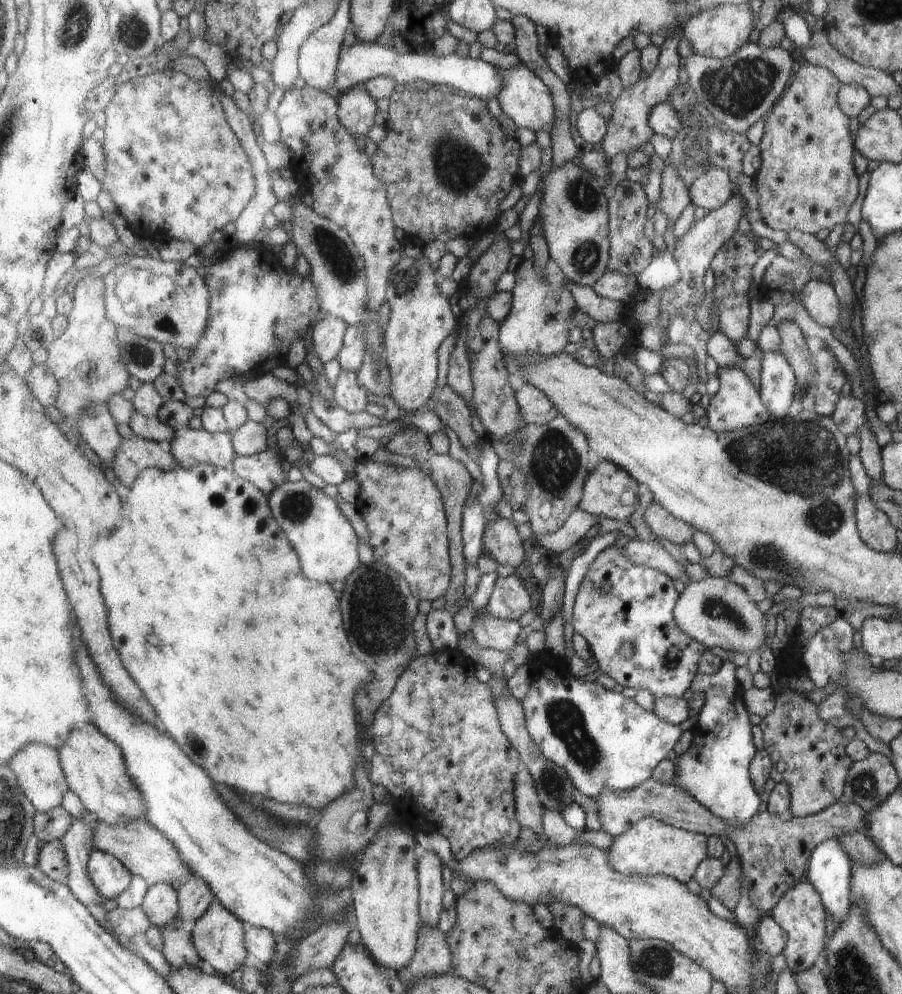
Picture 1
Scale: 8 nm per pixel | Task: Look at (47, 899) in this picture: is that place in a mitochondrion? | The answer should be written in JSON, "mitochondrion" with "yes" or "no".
{"mitochondrion":"no"}

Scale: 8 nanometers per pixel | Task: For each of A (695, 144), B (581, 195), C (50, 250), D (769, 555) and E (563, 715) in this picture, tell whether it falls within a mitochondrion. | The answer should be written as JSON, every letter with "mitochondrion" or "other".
{"A":"mitochondrion","B":"mitochondrion","C":"other","D":"mitochondrion","E":"mitochondrion"}

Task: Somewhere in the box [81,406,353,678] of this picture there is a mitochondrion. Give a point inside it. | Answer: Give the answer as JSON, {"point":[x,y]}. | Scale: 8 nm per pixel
{"point":[297,507]}

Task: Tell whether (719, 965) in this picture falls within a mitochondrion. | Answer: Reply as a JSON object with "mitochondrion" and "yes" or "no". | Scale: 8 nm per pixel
{"mitochondrion":"no"}

